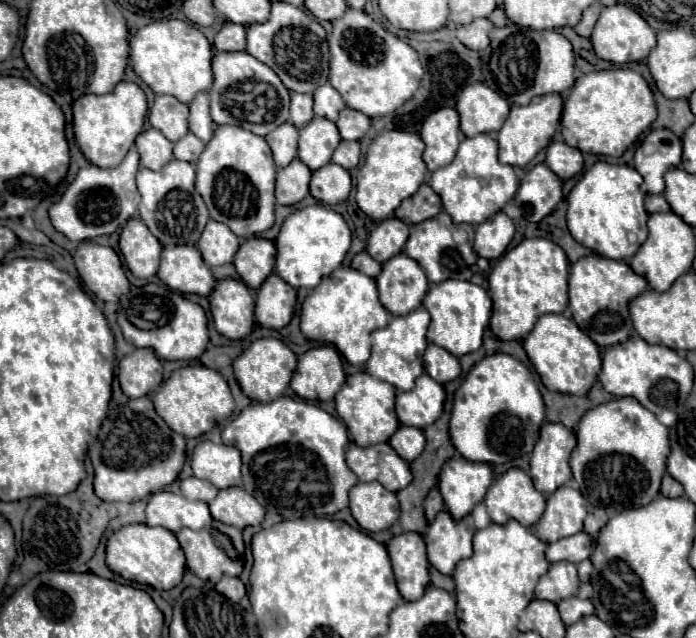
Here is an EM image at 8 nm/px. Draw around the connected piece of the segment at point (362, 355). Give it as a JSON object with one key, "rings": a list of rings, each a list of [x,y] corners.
{"rings":[[[341,266],[325,276],[301,304],[301,332],[309,340],[333,344],[353,366],[363,366],[369,360],[369,336],[375,328],[385,328],[387,322],[389,314],[379,302],[375,280],[349,266]]]}

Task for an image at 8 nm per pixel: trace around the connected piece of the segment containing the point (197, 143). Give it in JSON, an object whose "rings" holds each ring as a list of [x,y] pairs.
{"rings":[[[185,134],[179,142],[175,142],[175,146],[173,146],[173,156],[177,158],[177,160],[185,160],[185,162],[197,162],[197,158],[201,156],[201,152],[203,152],[203,148],[205,148],[205,144],[195,136],[195,134]]]}

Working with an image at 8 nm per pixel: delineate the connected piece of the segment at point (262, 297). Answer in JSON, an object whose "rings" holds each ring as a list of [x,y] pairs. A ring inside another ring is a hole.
{"rings":[[[271,274],[257,292],[255,318],[265,328],[283,328],[289,324],[295,308],[295,288],[291,288],[283,278]]]}

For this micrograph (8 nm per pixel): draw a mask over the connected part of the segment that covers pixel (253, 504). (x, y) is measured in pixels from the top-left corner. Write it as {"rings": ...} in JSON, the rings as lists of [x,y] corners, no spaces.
{"rings":[[[237,486],[219,490],[215,500],[209,502],[209,512],[215,520],[241,530],[247,526],[259,526],[265,516],[265,508]]]}

